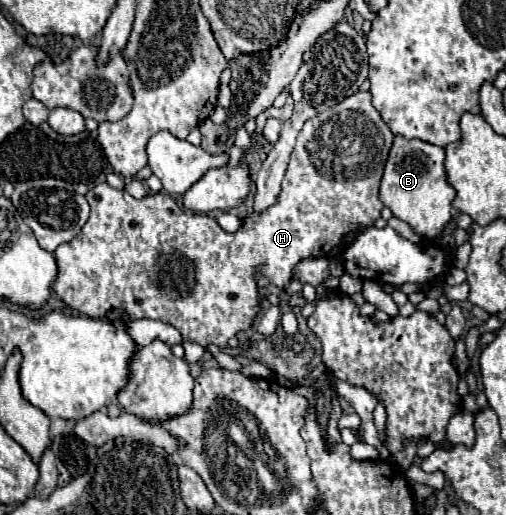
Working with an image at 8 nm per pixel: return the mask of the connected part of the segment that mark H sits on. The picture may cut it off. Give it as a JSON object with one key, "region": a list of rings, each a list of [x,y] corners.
{"region":[[[355,92],[353,96],[345,98],[343,102],[335,104],[335,108],[327,108],[325,112],[317,114],[315,118],[307,120],[301,134],[297,136],[297,144],[295,144],[295,150],[291,152],[291,160],[289,160],[289,166],[287,166],[287,172],[285,172],[285,180],[281,184],[281,196],[279,196],[279,202],[275,206],[271,206],[265,214],[251,214],[249,218],[243,220],[243,226],[235,232],[235,234],[227,234],[221,230],[221,226],[217,224],[215,218],[207,216],[207,214],[197,214],[197,212],[191,212],[191,210],[185,210],[181,208],[167,192],[157,192],[157,194],[149,194],[145,196],[143,200],[135,200],[127,190],[115,190],[111,188],[109,184],[99,184],[95,186],[93,190],[87,192],[87,202],[91,206],[91,216],[87,220],[87,224],[83,226],[83,230],[79,232],[79,236],[75,236],[71,242],[67,244],[61,244],[57,250],[55,250],[55,260],[57,260],[57,282],[53,282],[53,290],[57,292],[57,296],[71,308],[79,310],[81,314],[85,316],[91,316],[91,318],[105,318],[105,314],[111,310],[111,308],[123,308],[127,310],[129,318],[131,320],[139,320],[139,318],[153,318],[153,320],[161,320],[161,322],[167,322],[171,326],[175,326],[183,338],[191,340],[191,342],[197,342],[201,346],[207,346],[209,342],[211,344],[217,344],[219,348],[227,348],[229,346],[229,340],[239,332],[239,330],[245,330],[251,326],[257,310],[259,310],[259,296],[257,296],[257,284],[255,284],[255,278],[253,278],[253,272],[257,270],[259,274],[267,276],[267,280],[273,283],[277,287],[284,289],[287,284],[291,282],[291,272],[295,268],[295,264],[303,258],[319,258],[319,250],[321,250],[321,256],[325,256],[331,248],[335,248],[341,238],[349,232],[359,232],[363,228],[371,228],[375,224],[377,218],[381,218],[381,200],[379,200],[379,180],[383,176],[383,168],[385,168],[385,162],[387,162],[387,154],[391,150],[391,144],[393,144],[393,134],[391,130],[387,128],[387,124],[381,120],[379,112],[373,108],[371,104],[371,94],[369,92]]]}

